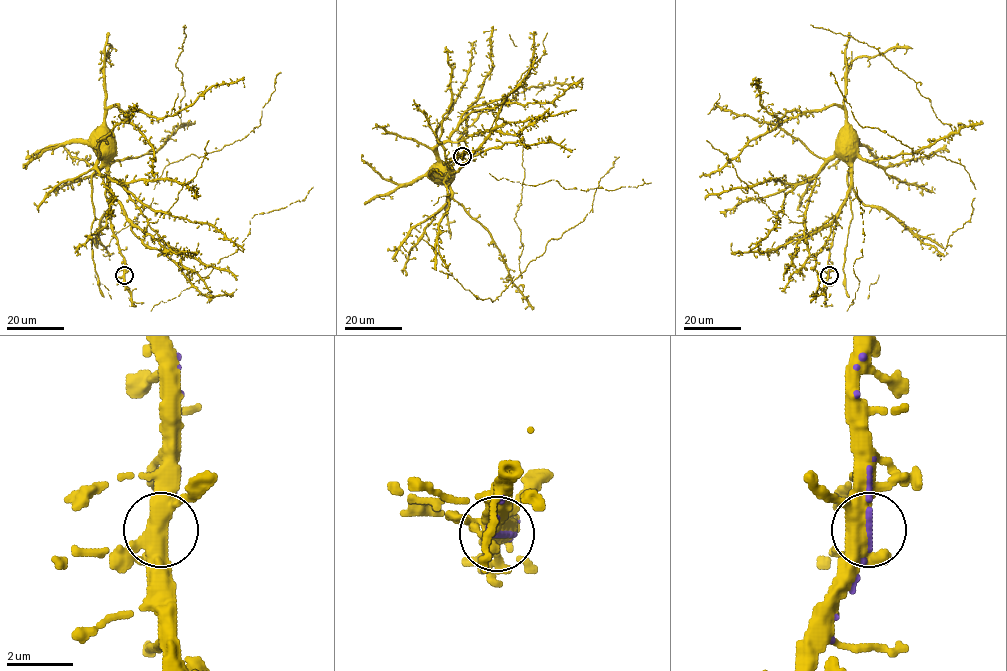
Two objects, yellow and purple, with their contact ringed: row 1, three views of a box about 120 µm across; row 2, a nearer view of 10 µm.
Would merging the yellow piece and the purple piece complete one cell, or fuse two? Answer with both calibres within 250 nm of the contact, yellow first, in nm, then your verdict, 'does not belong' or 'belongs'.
400 nm thick on the yellow side, 140 nm on the other; belongs

